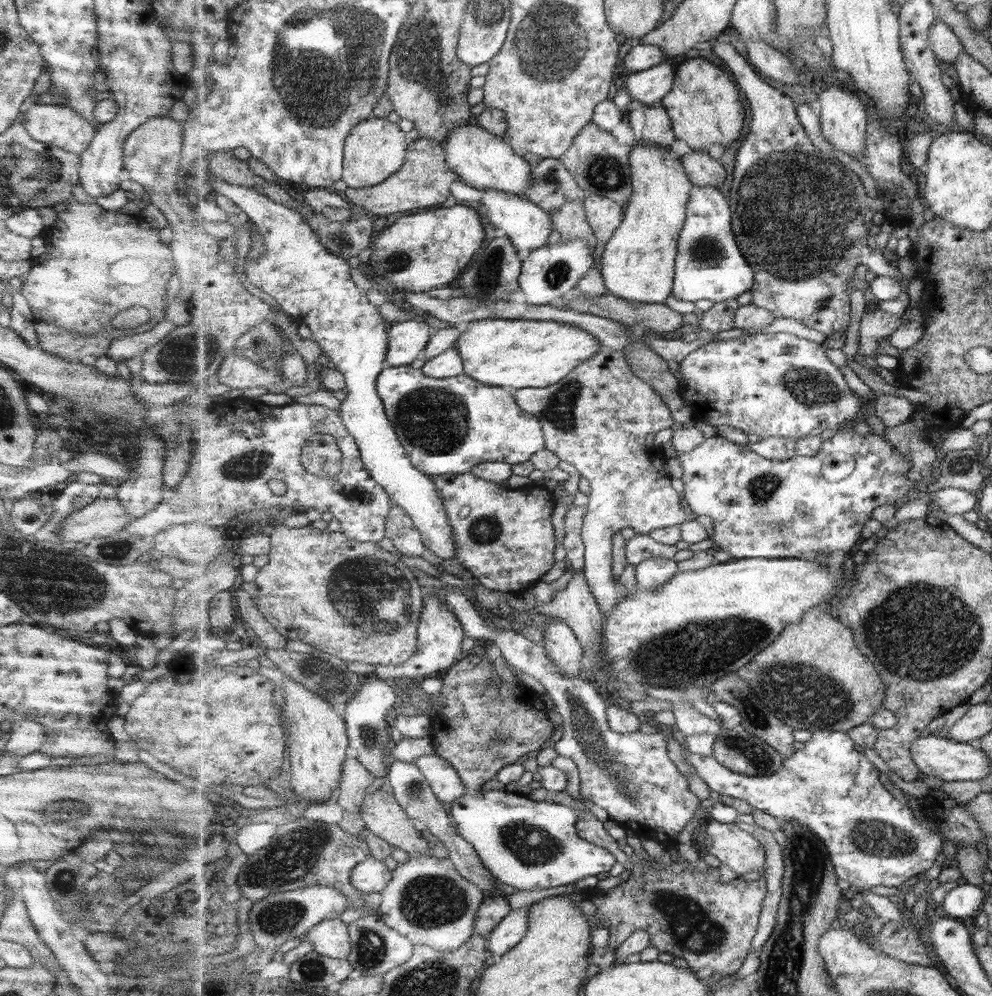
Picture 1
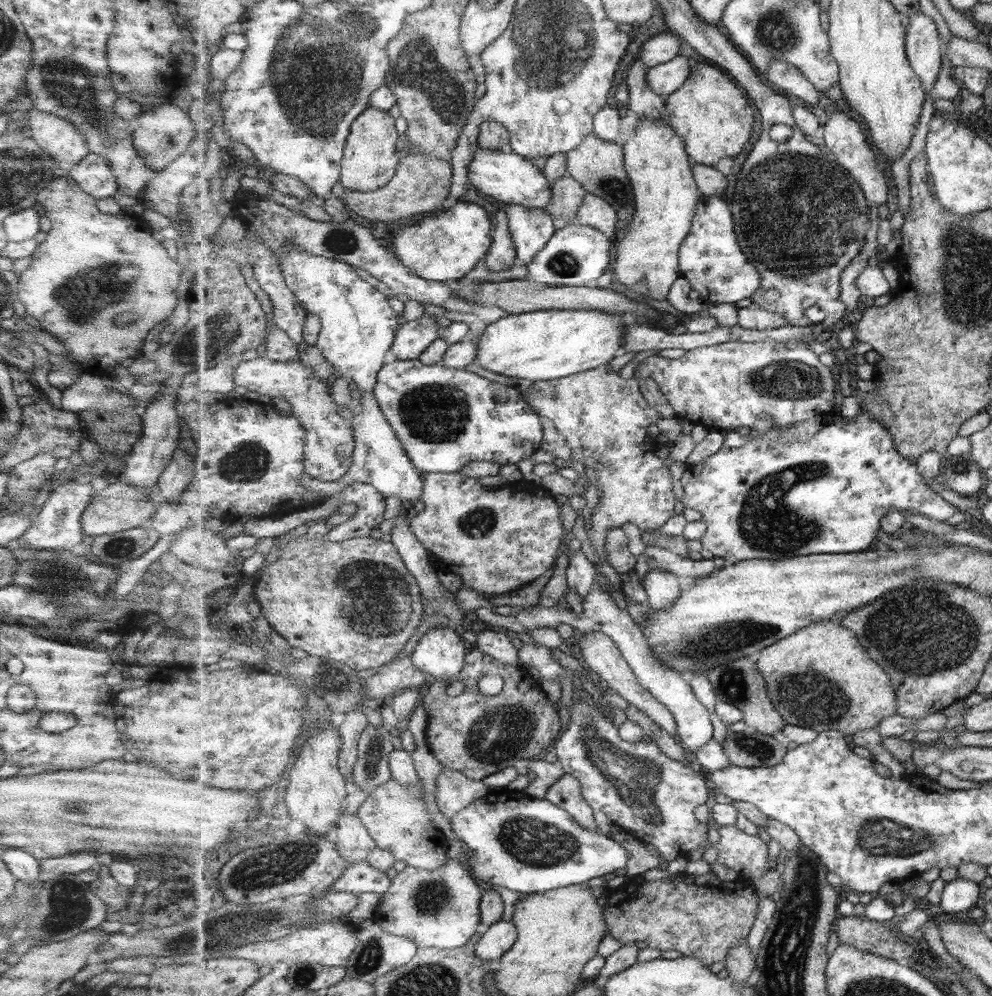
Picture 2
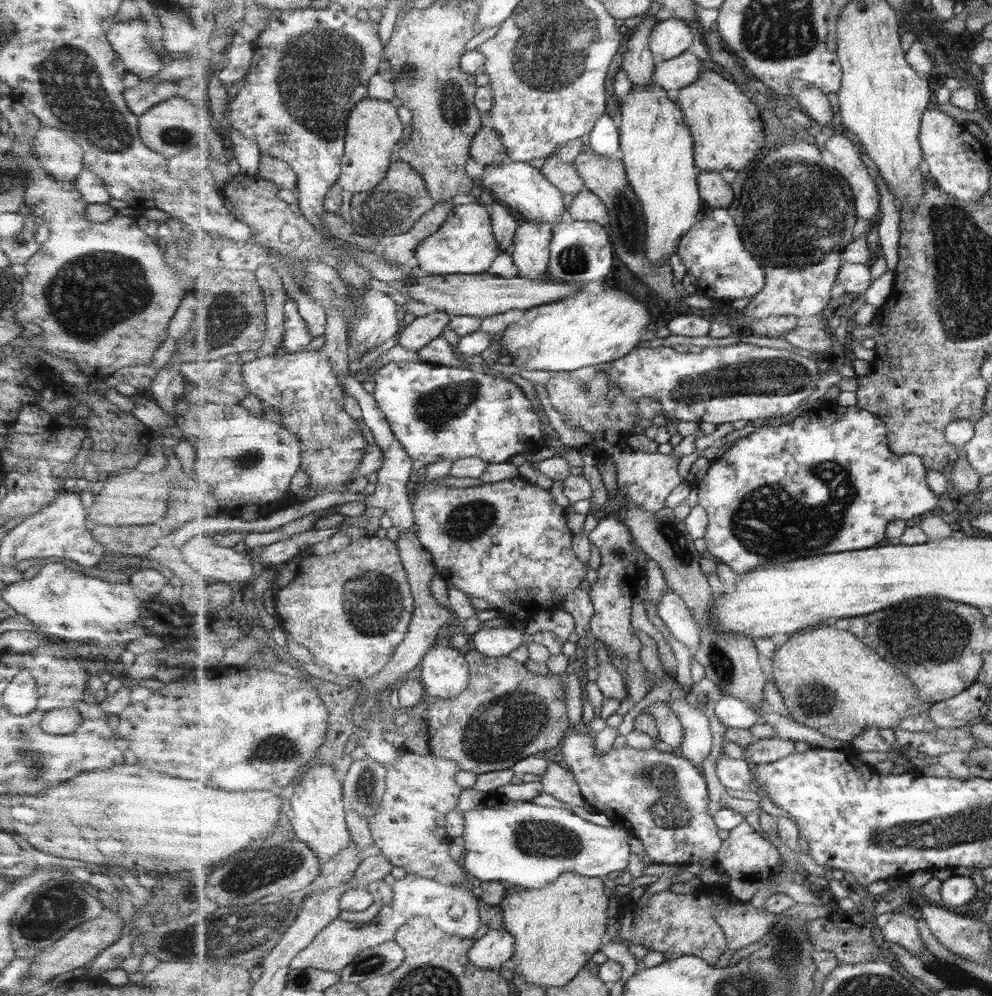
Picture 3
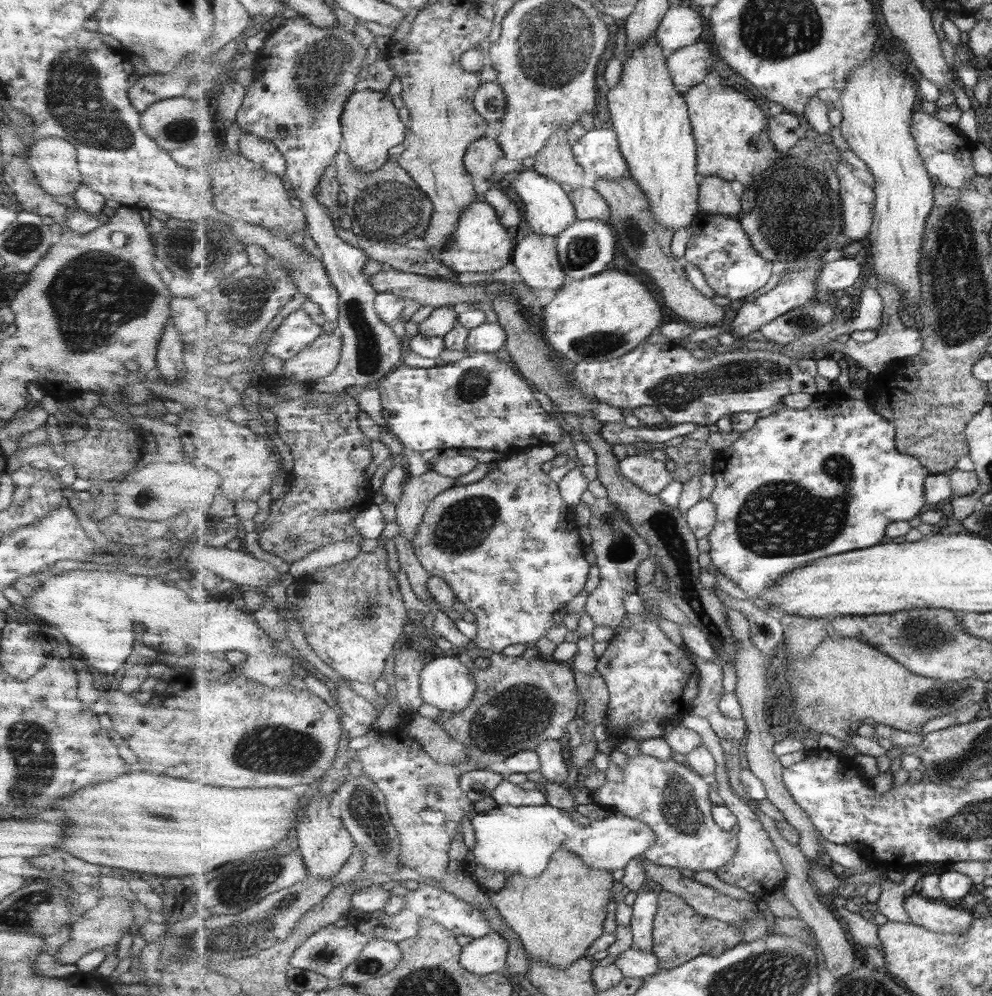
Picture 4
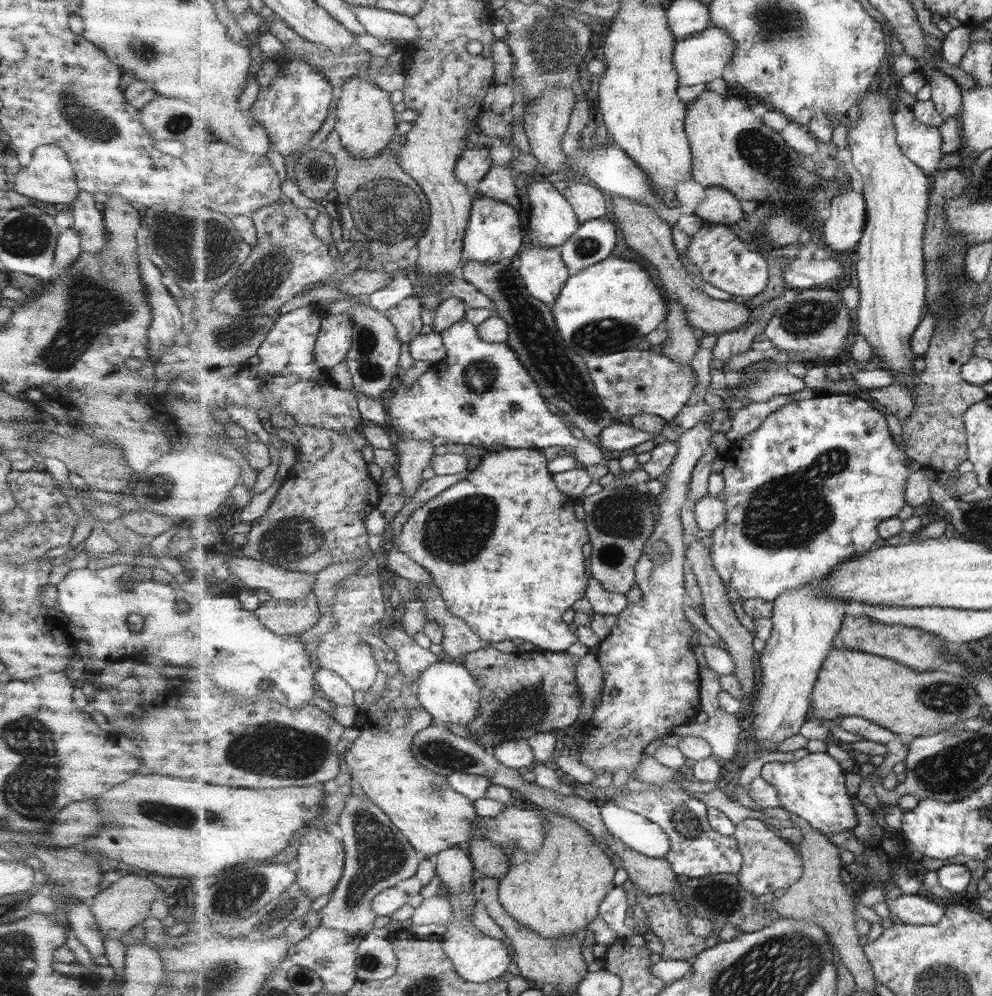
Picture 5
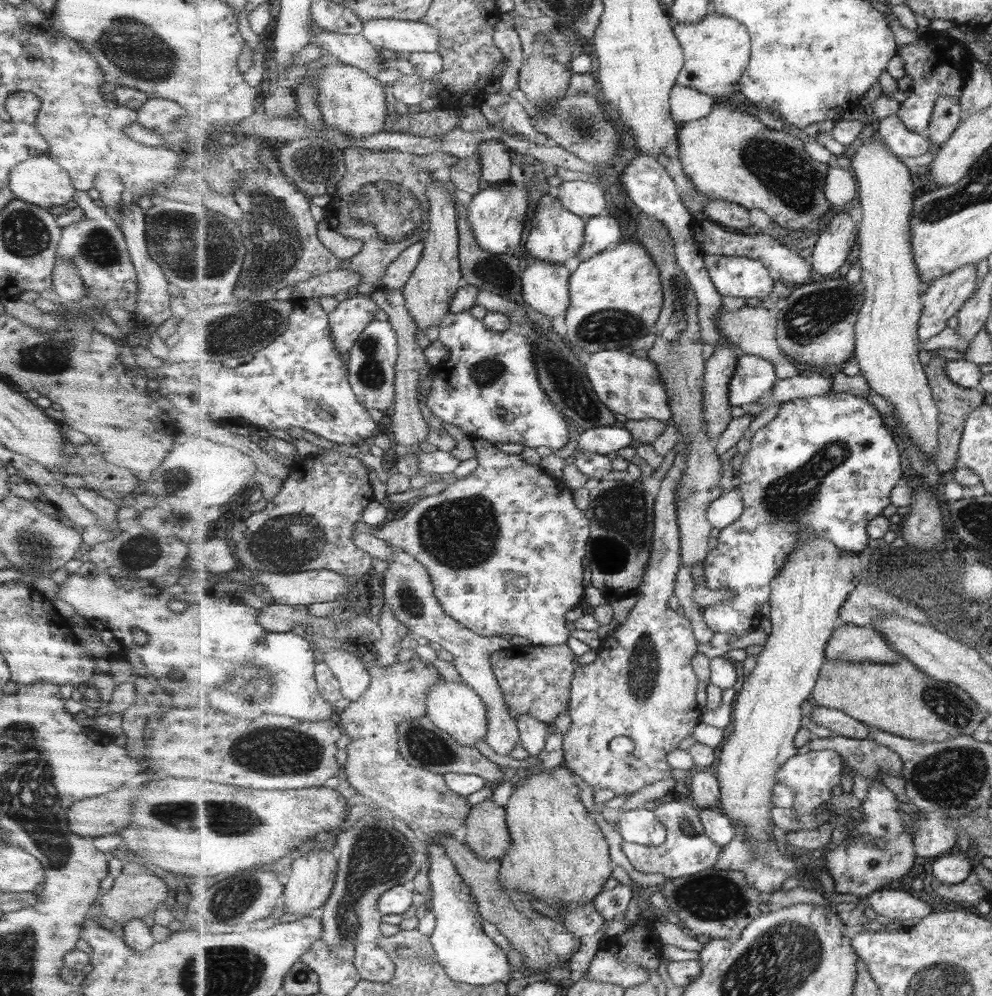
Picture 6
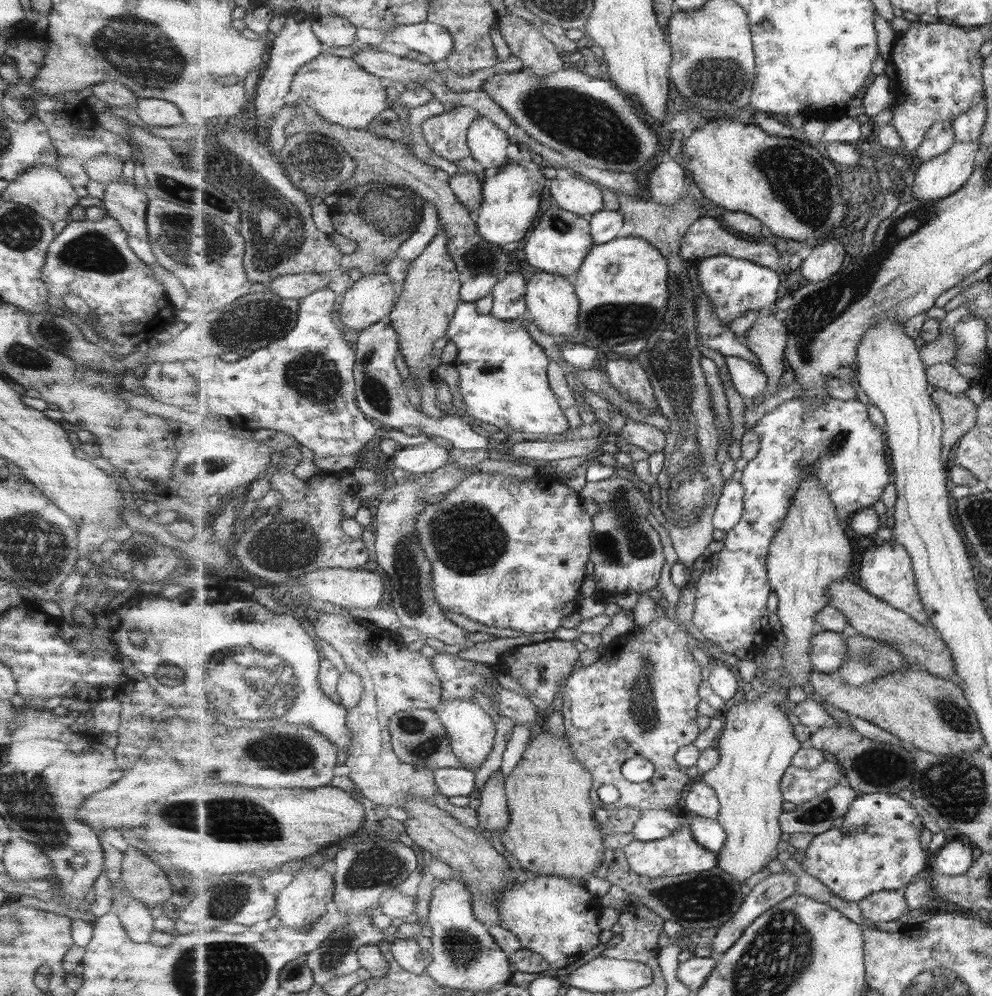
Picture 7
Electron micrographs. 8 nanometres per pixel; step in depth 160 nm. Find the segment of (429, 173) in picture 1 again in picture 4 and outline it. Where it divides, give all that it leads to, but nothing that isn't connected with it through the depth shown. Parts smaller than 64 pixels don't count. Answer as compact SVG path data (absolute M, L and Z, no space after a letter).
M341 152L334 158L337 170L339 172L343 202L346 206L345 211L349 215L351 226L350 229L355 234L369 238L370 240L385 240L399 244L407 244L413 238L423 238L426 230L432 220L434 204L428 194L425 194L419 188L417 181L407 172L396 160L388 161L379 170L373 172L362 172L350 159L349 153Z

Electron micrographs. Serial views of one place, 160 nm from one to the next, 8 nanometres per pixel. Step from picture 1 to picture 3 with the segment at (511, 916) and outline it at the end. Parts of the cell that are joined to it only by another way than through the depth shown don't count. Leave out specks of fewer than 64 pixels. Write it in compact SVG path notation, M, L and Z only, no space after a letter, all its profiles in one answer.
M507 930L488 931L469 949L469 959L479 968L496 970L516 951L515 937Z

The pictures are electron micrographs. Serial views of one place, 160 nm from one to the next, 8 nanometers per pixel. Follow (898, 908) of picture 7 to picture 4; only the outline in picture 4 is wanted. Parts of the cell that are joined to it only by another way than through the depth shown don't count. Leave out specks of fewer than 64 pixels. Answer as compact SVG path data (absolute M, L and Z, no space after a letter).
M922 895L906 898L904 907L913 924L938 933L964 933L969 930L974 919L968 911L953 905L939 904L935 899Z

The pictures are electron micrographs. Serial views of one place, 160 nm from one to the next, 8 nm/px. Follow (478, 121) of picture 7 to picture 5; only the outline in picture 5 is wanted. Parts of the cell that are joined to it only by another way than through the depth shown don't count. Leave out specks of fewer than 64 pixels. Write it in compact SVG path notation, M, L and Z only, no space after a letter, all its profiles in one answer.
M493 165L487 176L476 185L475 190L479 195L505 201L515 208L521 206L521 202L517 198L519 190L515 186L515 178L513 178L513 173L511 174L511 169L505 168L505 166Z

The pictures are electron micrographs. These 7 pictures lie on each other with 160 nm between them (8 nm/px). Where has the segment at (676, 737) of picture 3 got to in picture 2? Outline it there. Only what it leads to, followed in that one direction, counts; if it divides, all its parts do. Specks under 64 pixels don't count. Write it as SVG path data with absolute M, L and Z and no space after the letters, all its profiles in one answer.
M576 627L575 639L581 641L585 664L598 672L602 676L601 680L605 680L630 705L641 709L645 716L667 730L671 736L678 736L678 726L671 709L640 683L628 660L622 655L621 649L617 648L617 643L610 636L603 635L599 630L583 630Z

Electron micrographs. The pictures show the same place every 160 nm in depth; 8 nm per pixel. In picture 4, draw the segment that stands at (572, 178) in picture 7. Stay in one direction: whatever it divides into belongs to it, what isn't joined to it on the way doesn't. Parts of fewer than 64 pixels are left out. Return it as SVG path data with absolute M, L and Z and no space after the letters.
M579 187L569 194L572 197L576 215L579 220L600 220L609 223L612 218L612 208L608 200L594 188Z

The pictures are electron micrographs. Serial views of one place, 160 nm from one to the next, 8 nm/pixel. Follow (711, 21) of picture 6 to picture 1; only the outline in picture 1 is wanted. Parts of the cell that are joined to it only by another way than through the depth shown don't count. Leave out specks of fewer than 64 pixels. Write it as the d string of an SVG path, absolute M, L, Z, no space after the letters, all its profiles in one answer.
M665 62L649 70L632 72L626 80L625 89L632 100L648 105L659 104L673 90L677 71L677 65Z

